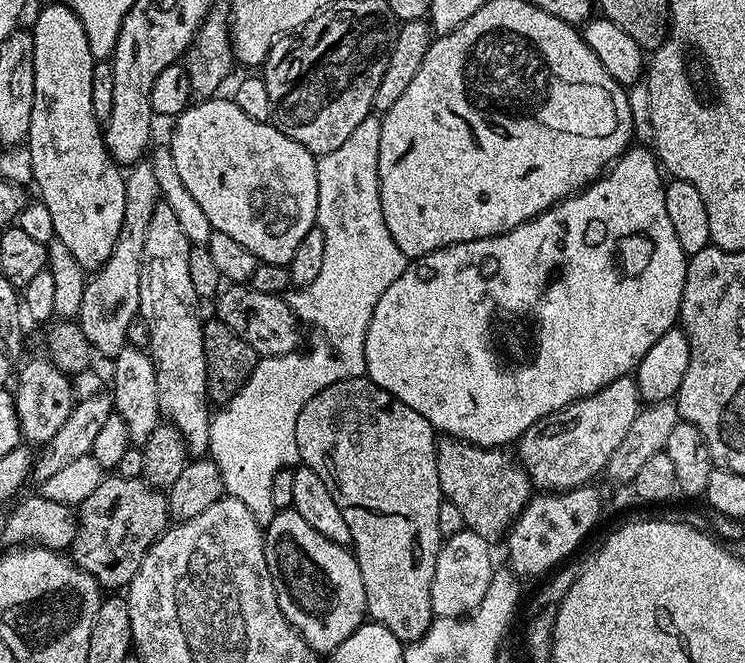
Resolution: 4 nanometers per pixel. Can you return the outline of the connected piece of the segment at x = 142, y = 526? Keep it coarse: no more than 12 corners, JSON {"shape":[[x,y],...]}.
{"shape":[[105,475],[78,506],[70,559],[120,590],[169,527],[168,498]]}

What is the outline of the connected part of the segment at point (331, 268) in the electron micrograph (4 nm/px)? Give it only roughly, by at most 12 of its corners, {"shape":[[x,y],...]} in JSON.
{"shape":[[379,115],[316,161],[312,345],[257,359],[212,416],[225,493],[262,526],[314,394],[367,373],[410,264],[382,218]]}

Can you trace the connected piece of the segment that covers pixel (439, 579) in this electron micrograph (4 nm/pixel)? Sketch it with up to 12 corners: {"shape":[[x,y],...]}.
{"shape":[[486,538],[441,543],[432,583],[437,617],[463,618],[494,571]]}

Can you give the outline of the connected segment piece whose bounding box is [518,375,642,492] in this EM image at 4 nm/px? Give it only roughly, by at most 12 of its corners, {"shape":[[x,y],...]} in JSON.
{"shape":[[618,376],[518,441],[537,489],[603,473],[642,401]]}

